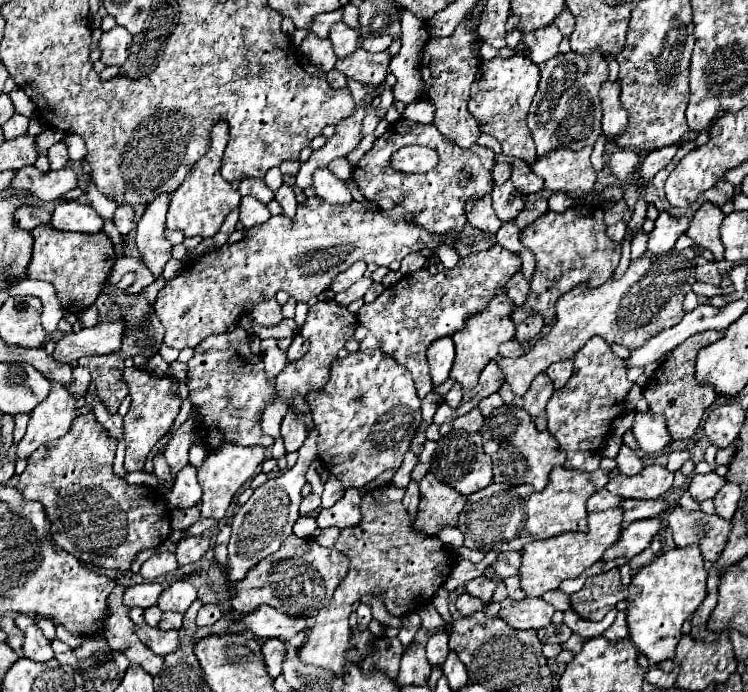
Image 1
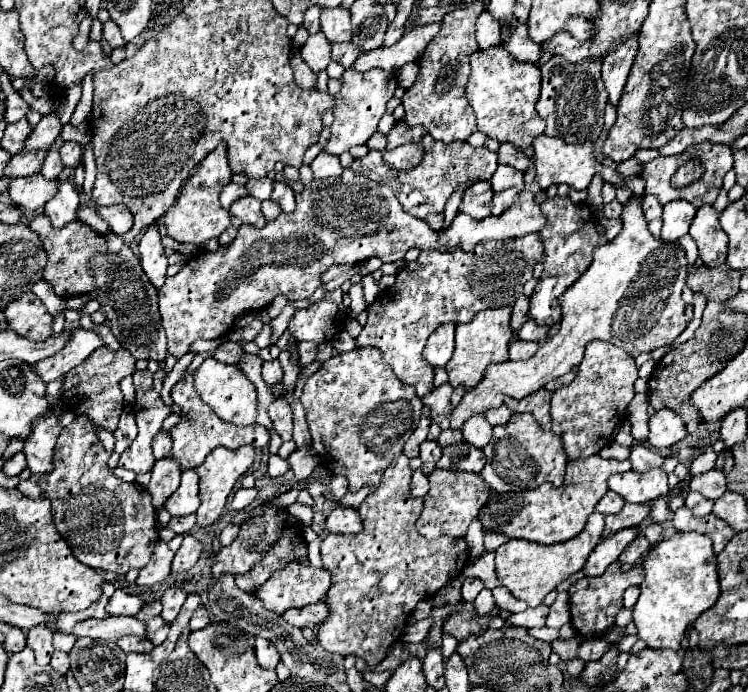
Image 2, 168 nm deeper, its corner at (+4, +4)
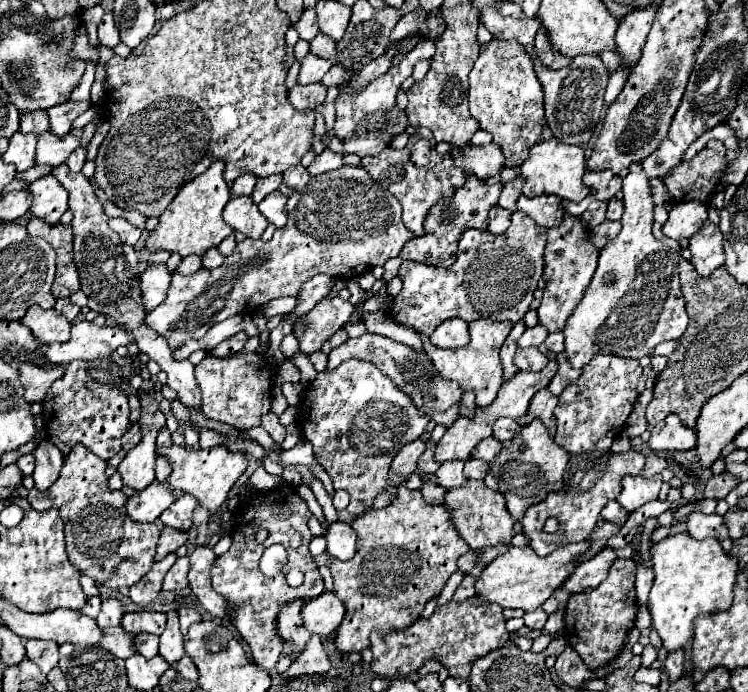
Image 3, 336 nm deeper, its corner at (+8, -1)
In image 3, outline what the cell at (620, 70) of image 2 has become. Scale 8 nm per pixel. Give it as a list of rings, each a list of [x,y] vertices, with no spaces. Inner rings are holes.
[[[649,4],[645,8],[637,8],[637,10],[629,12],[619,22],[615,42],[617,42],[617,52],[619,52],[621,60],[623,60],[623,64],[633,66],[639,60],[645,38],[647,38],[649,28],[651,28],[651,22],[655,18],[657,6],[659,4]]]

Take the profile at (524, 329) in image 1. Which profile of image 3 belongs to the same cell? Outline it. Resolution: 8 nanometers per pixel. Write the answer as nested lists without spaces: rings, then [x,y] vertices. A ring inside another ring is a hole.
[[[533,326],[533,328],[525,328],[523,336],[517,340],[517,346],[527,348],[527,346],[541,346],[543,340],[547,338],[547,328],[543,326]]]

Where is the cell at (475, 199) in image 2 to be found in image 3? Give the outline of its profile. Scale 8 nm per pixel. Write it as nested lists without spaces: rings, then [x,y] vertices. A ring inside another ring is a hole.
[[[467,172],[467,182],[455,190],[455,194],[451,196],[449,202],[445,204],[444,200],[439,201],[427,214],[425,218],[425,234],[421,238],[411,238],[403,250],[401,250],[401,258],[403,260],[415,260],[415,262],[423,262],[423,264],[439,264],[439,266],[451,266],[457,260],[457,244],[449,244],[449,242],[459,242],[459,236],[463,236],[465,230],[487,230],[489,220],[487,214],[493,206],[497,206],[499,194],[503,190],[503,184],[497,182],[493,186],[485,184],[481,178],[477,178],[473,172]]]

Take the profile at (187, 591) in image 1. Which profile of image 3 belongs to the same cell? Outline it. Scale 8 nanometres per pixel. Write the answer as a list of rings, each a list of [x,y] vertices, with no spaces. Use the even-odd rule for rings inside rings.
[[[175,612],[167,614],[167,628],[165,628],[163,636],[161,636],[159,654],[163,656],[163,660],[167,664],[177,664],[185,654],[183,634],[179,632],[179,618],[177,618]]]

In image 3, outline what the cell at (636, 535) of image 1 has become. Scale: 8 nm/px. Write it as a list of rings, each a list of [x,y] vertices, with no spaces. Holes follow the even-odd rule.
[[[611,548],[601,550],[595,558],[577,564],[569,580],[565,580],[565,584],[561,586],[561,590],[569,594],[581,594],[581,592],[595,590],[601,584],[601,580],[607,578],[607,572],[613,560],[615,560],[615,552]]]

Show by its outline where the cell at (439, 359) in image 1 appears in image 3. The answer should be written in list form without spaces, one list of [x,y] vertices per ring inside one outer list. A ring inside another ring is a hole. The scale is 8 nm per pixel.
[[[451,318],[431,334],[431,342],[437,348],[463,348],[469,344],[469,324],[465,320]]]

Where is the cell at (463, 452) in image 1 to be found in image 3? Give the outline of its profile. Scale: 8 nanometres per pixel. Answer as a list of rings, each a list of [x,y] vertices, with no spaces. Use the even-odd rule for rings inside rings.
[[[471,458],[465,462],[465,476],[467,478],[477,478],[477,480],[483,480],[489,472],[489,464],[483,462],[483,460],[477,460],[477,458]]]

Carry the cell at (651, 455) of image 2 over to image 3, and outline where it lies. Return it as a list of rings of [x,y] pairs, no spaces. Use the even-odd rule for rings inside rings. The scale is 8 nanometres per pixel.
[[[651,454],[651,456],[647,456],[647,470],[643,470],[641,476],[649,478],[649,476],[655,476],[655,474],[663,472],[665,468],[667,468],[667,460],[657,456],[657,454]]]

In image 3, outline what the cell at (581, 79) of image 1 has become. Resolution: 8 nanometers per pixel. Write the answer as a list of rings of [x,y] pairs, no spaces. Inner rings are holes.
[[[581,54],[575,56],[571,64],[561,70],[551,70],[545,68],[541,62],[535,62],[535,70],[545,90],[545,118],[553,136],[557,140],[563,140],[565,144],[575,144],[575,146],[589,144],[601,120],[603,94],[609,80],[609,72],[603,66],[601,58]]]

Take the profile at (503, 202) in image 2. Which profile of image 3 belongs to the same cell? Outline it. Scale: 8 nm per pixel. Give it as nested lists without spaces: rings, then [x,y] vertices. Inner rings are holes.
[[[501,206],[491,208],[491,212],[489,212],[489,228],[487,228],[491,234],[503,234],[509,228],[509,224],[511,224],[511,212],[503,210]]]

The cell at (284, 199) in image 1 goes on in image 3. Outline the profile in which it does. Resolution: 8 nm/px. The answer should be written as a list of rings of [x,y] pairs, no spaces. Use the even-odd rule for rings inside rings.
[[[279,190],[271,192],[261,204],[259,204],[259,212],[277,228],[283,228],[287,224],[287,208],[285,208],[287,196],[281,194]]]

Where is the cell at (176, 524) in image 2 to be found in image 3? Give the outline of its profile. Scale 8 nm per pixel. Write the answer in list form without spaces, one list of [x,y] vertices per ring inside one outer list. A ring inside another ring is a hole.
[[[165,526],[161,530],[161,538],[159,538],[155,560],[163,560],[169,552],[175,552],[185,542],[187,542],[187,532],[179,532],[179,530],[171,528],[171,526]]]

